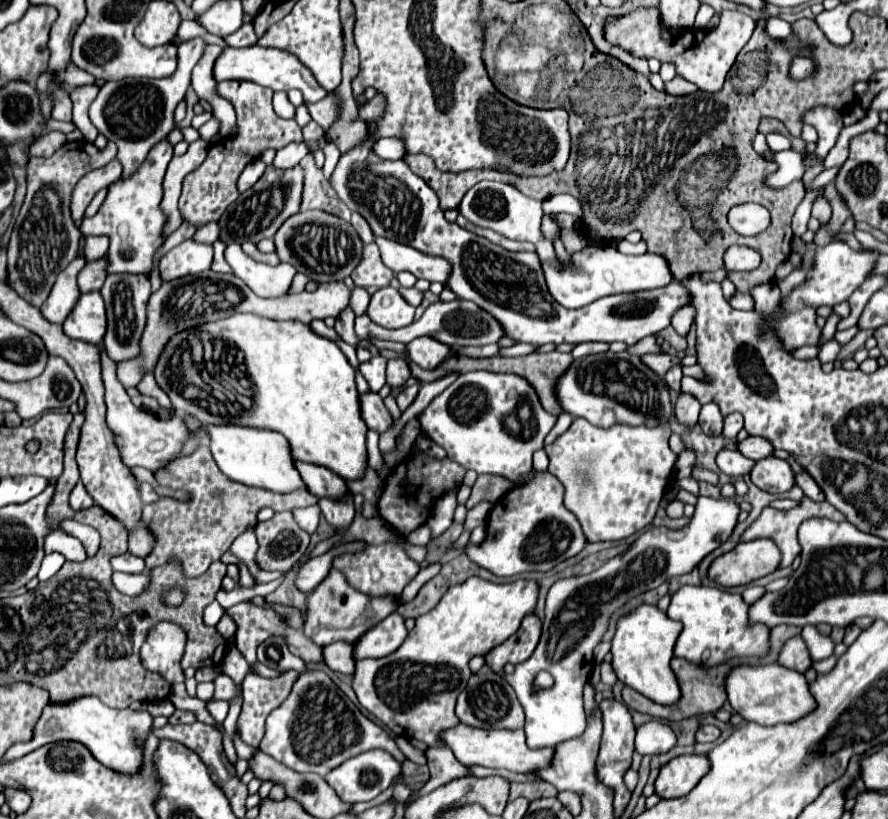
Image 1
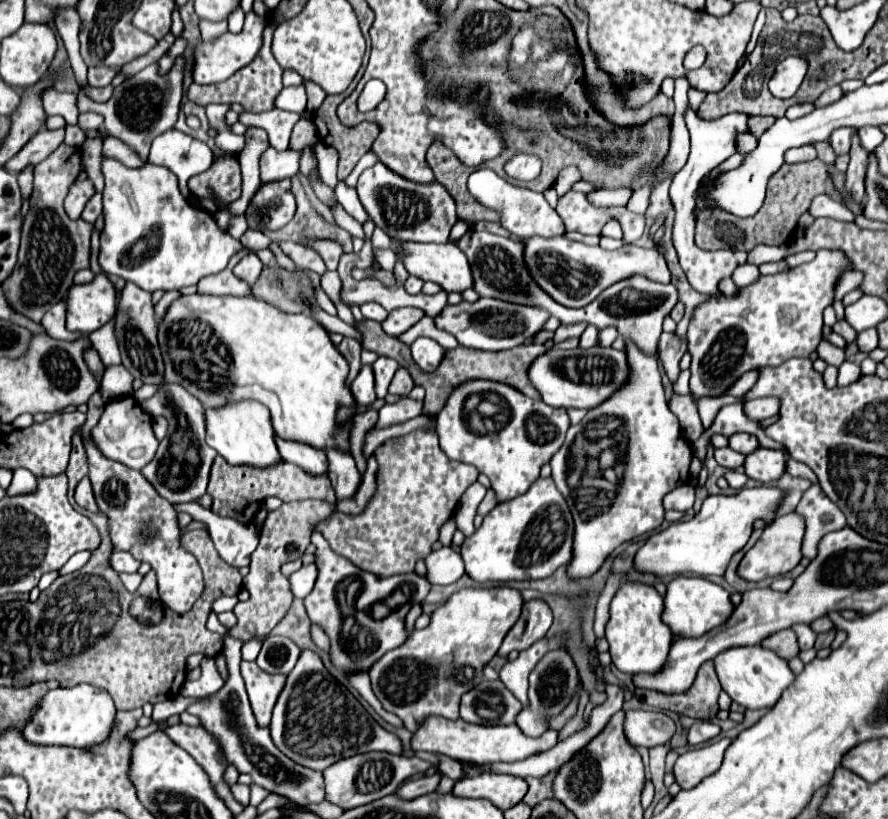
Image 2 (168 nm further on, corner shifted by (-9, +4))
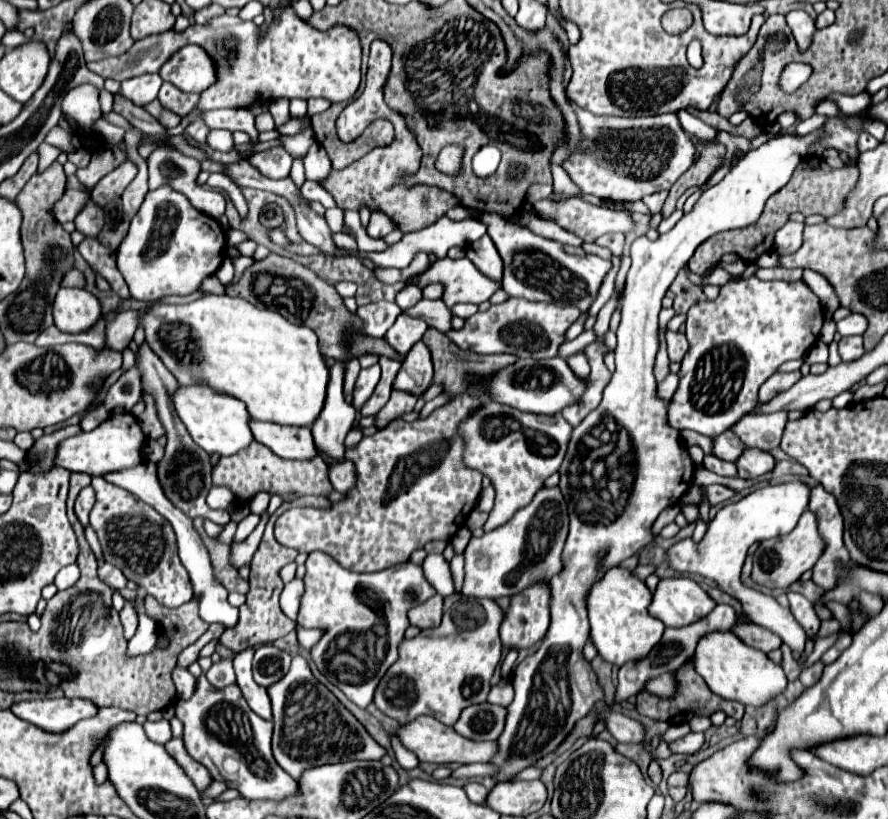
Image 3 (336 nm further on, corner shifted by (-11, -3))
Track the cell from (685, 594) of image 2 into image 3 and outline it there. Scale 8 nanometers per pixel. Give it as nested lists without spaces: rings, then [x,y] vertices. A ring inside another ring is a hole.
[[[674,577],[658,583],[648,611],[666,627],[686,627],[704,619],[714,607],[716,601],[696,581]]]

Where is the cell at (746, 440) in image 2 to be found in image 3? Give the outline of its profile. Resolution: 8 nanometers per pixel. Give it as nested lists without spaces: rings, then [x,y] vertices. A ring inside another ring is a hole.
[[[726,431],[724,435],[718,435],[714,439],[714,449],[712,453],[724,461],[738,461],[738,457],[744,453],[744,443],[732,433],[732,431]]]

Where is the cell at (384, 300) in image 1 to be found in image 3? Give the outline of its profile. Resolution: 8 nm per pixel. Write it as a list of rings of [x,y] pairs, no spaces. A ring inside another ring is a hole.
[[[400,313],[398,319],[396,319],[396,323],[388,329],[386,341],[392,347],[396,347],[396,351],[400,351],[402,355],[406,355],[412,349],[412,345],[422,339],[422,335],[426,333],[426,329],[428,329],[428,325],[424,321]]]

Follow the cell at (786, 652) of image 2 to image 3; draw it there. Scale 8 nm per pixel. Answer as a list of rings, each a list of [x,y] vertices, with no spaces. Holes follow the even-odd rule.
[[[738,619],[736,625],[732,627],[732,633],[736,633],[746,645],[750,645],[758,651],[764,651],[764,653],[770,653],[770,651],[782,647],[782,639],[776,633],[772,633],[756,623],[740,623],[740,619]]]

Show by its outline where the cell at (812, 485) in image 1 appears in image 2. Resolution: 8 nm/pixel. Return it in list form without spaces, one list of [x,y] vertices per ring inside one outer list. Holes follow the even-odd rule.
[[[792,458],[786,462],[786,472],[788,472],[790,476],[800,476],[800,478],[806,478],[806,480],[810,480],[810,482],[818,482],[816,476],[814,476],[814,472],[812,472],[806,464],[802,464],[802,462],[798,462],[798,460],[792,460]]]

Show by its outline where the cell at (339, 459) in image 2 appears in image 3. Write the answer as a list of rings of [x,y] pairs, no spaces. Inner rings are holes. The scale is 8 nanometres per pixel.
[[[338,361],[336,365],[330,367],[330,383],[324,411],[320,413],[320,419],[316,419],[316,425],[312,427],[316,447],[324,457],[336,463],[346,461],[344,439],[352,429],[358,413],[350,403],[344,401],[342,383],[344,383],[344,363]]]

